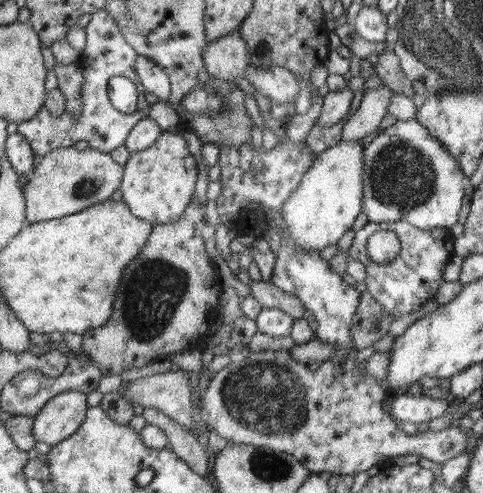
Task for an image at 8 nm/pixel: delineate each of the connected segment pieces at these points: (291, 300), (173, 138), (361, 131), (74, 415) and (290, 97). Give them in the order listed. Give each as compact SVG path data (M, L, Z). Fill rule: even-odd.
M263 278L262 281L251 281L252 285L248 286L251 292L250 296L260 303L261 308L280 309L289 314L294 321L303 318L305 306L299 298L277 288L268 278Z
M162 131L152 146L131 153L123 167L124 174L119 188L122 190L122 200L129 206L131 214L153 226L178 222L194 195L198 178L196 159L188 151L184 137L178 133Z
M385 85L367 90L359 109L348 117L343 126L342 142L360 141L372 133L380 131L380 124L384 120L393 93Z
M66 391L57 394L48 400L34 417L34 440L52 447L70 438L84 423L88 407L83 392Z
M248 65L246 79L254 85L254 89L262 96L270 98L278 104L294 103L301 87L298 78L284 67L273 66L268 70Z

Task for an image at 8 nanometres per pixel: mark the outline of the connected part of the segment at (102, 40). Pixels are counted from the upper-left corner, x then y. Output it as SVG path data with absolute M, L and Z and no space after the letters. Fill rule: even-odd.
M100 10L91 15L92 20L85 28L87 43L81 53L80 67L84 83L82 83L82 110L79 114L65 112L61 117L52 115L48 109L42 107L30 120L18 123L17 132L30 143L34 154L40 158L56 147L72 147L79 140L86 140L89 147L102 153L110 153L122 146L132 127L142 118L148 117L151 104L143 99L145 89L138 81L134 63L137 52L126 42L116 22L110 18L106 10ZM114 76L128 78L138 92L137 109L130 114L120 112L110 102L107 92L108 82Z

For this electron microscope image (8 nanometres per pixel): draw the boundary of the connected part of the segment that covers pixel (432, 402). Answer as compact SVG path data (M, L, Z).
M429 394L420 395L394 395L390 416L396 422L410 422L415 425L423 422L430 423L444 415L449 408L444 399L432 398Z

